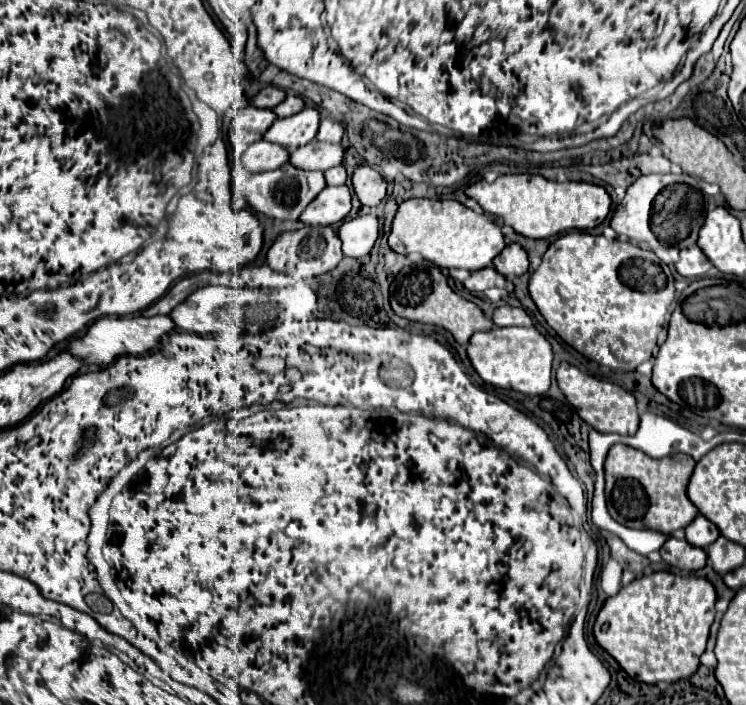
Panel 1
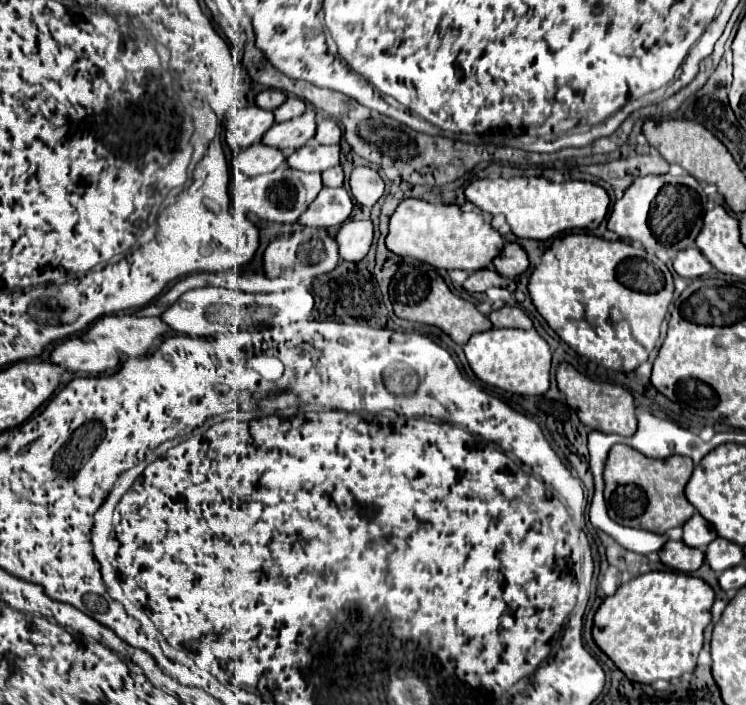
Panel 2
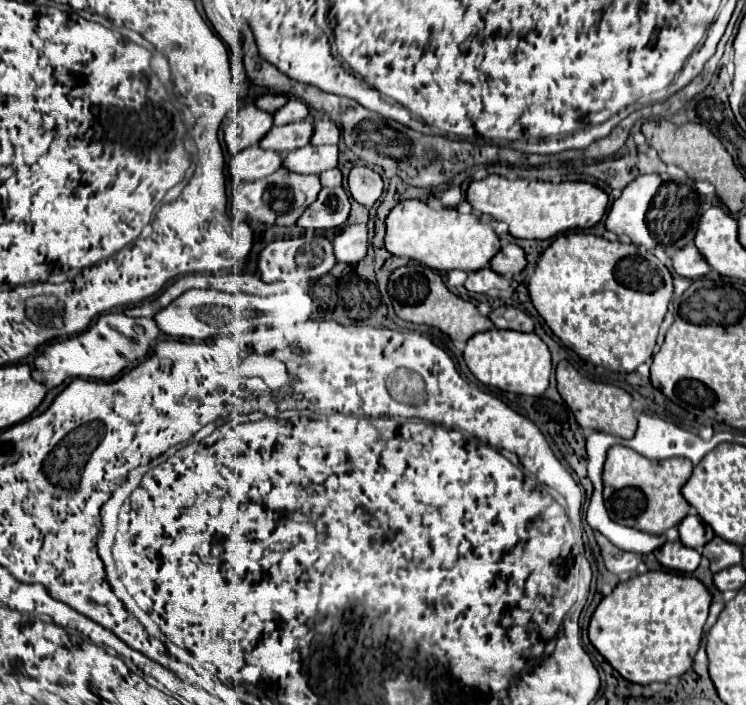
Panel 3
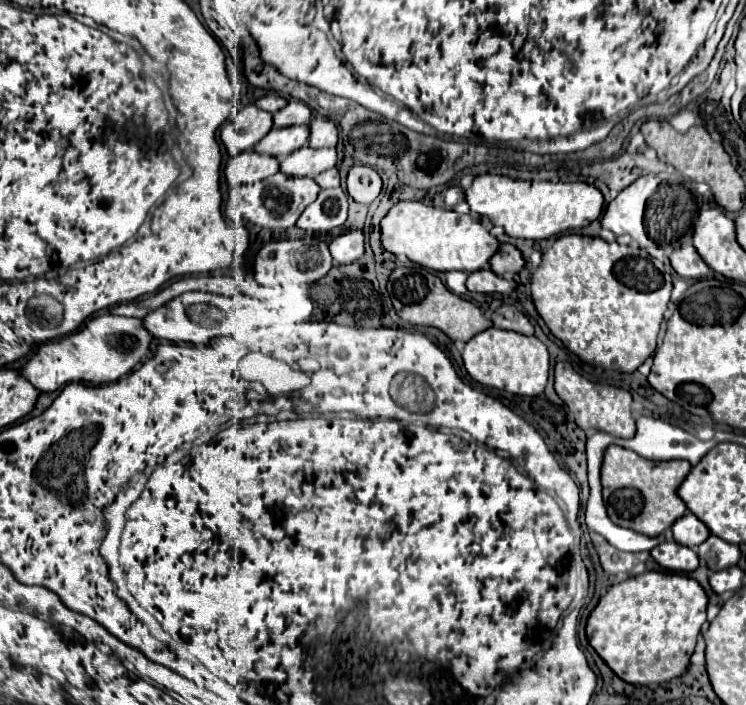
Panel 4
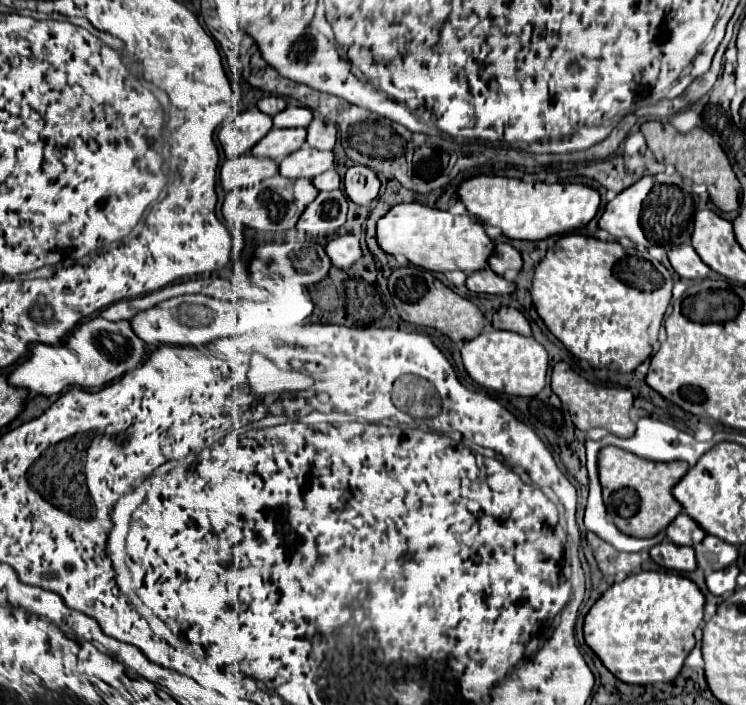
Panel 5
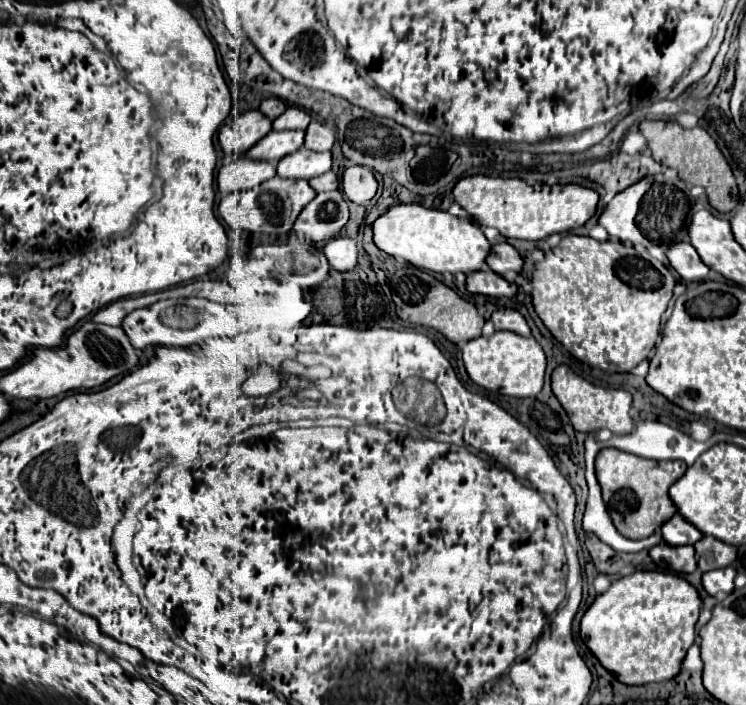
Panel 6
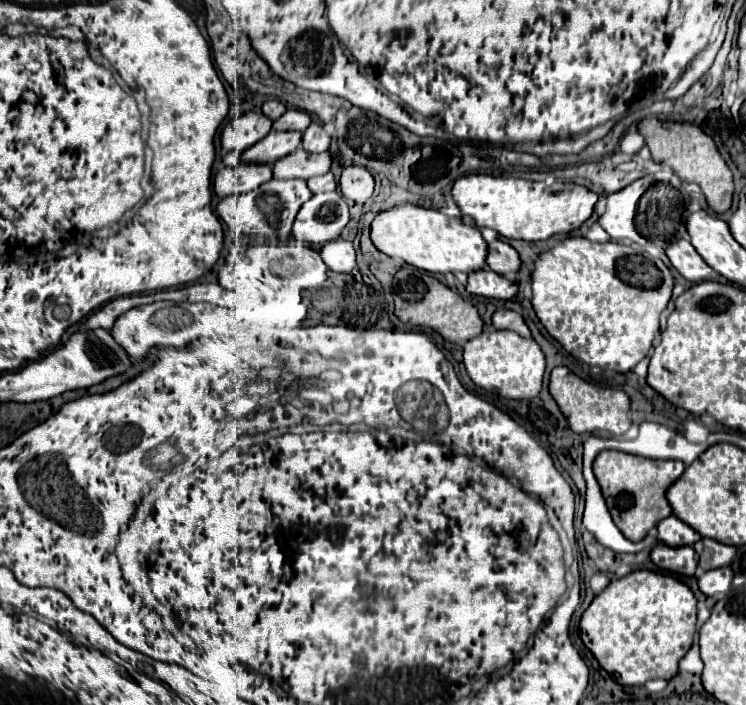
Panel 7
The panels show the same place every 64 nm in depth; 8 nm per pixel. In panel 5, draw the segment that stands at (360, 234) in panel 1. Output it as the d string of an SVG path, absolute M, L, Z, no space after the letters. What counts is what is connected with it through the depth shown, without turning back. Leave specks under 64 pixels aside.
M342 234L342 236L336 236L334 240L328 242L326 254L330 256L330 260L334 262L336 268L346 270L346 268L350 268L350 266L362 256L360 238L356 238L354 234Z

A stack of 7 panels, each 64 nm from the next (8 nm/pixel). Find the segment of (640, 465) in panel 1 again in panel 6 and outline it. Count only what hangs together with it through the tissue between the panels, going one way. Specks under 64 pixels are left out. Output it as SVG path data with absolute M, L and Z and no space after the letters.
M616 448L600 450L596 456L596 476L602 486L604 504L618 532L626 538L640 540L652 536L654 530L668 522L678 512L668 490L686 472L686 468L688 466L680 460L656 462L634 454L626 454Z

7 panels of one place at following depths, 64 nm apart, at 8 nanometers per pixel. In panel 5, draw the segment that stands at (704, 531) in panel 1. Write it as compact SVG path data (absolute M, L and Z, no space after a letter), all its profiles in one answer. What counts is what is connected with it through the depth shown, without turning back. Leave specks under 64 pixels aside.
M684 512L676 516L676 520L666 528L666 532L674 544L684 544L684 546L694 546L706 536L706 532Z

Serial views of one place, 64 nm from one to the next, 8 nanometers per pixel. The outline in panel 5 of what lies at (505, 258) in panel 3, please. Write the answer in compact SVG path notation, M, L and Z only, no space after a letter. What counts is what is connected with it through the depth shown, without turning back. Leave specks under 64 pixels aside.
M502 242L502 244L498 244L496 246L496 250L494 250L494 254L488 258L488 264L492 266L492 270L496 272L496 274L504 274L506 270L520 270L522 268L522 258L520 258L520 252L514 248L514 246L510 246L508 242Z

